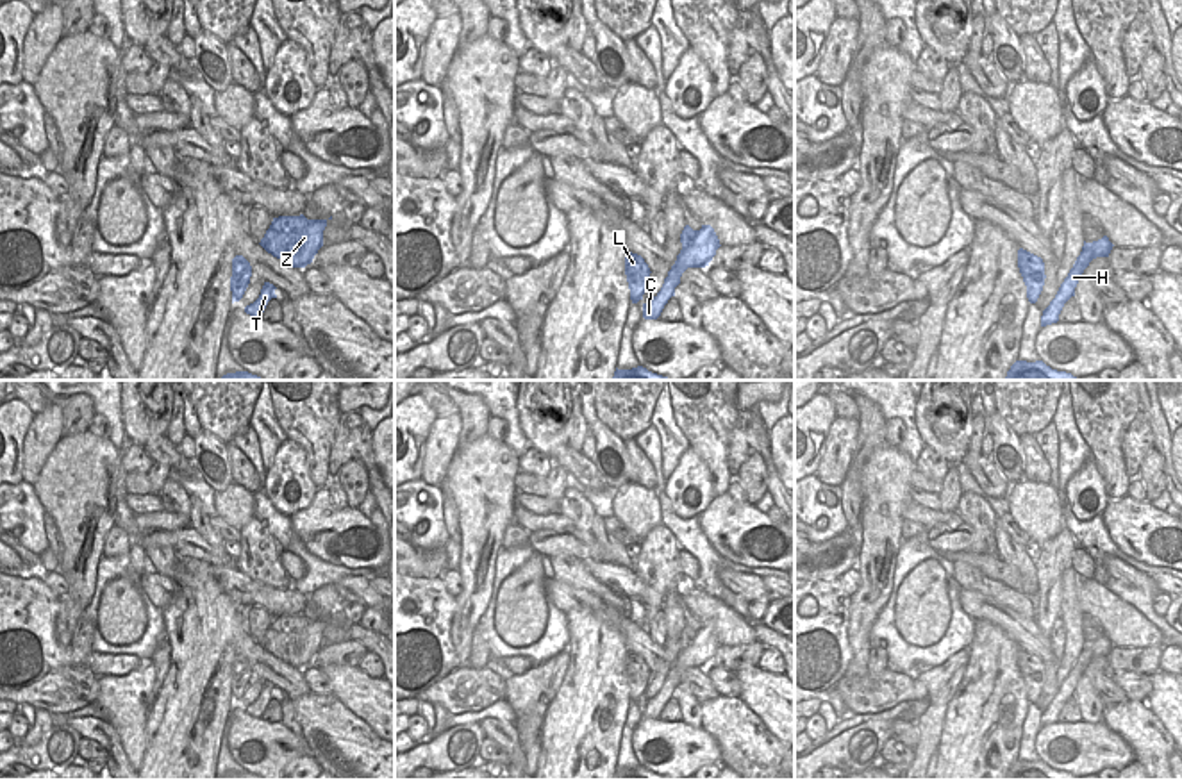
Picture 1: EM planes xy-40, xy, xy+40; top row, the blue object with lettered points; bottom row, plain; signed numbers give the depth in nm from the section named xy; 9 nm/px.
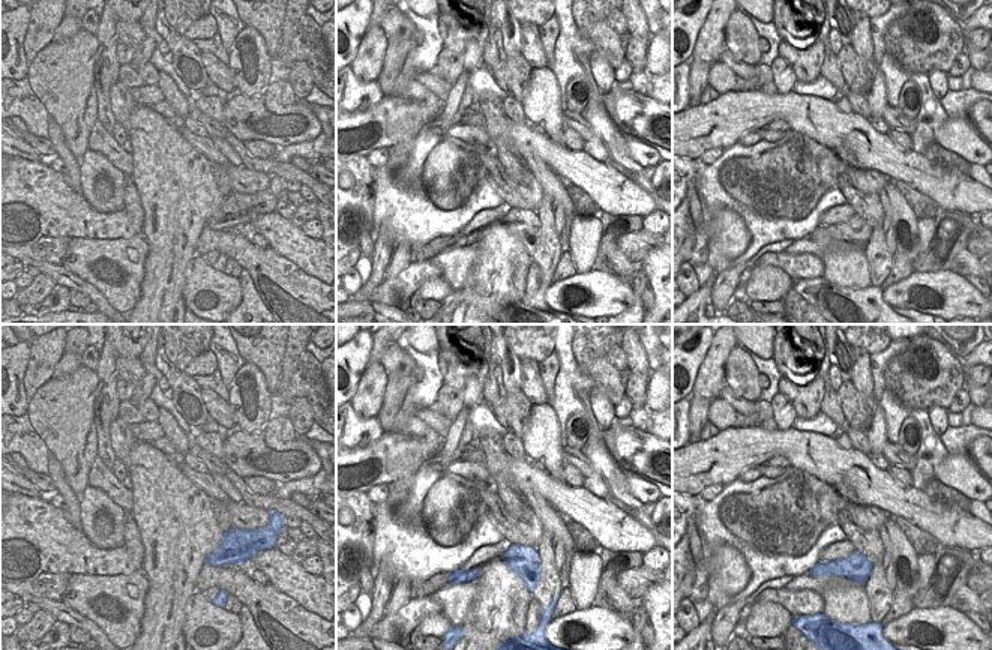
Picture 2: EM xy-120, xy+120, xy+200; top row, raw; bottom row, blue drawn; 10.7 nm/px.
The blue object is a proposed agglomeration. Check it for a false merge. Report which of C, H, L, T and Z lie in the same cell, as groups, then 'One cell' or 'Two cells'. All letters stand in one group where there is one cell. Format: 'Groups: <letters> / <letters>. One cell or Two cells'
Groups: C H T / L Z. Two cells

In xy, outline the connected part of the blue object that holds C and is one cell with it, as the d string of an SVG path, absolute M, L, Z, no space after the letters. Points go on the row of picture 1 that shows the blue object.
M675 261L671 270L668 271L668 277L664 278L661 291L652 300L643 303L645 319L657 319L661 316L668 300L675 296L675 287L680 284L680 277L684 271L686 271L686 266Z

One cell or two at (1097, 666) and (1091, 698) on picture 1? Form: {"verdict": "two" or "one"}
{"verdict": "one"}

